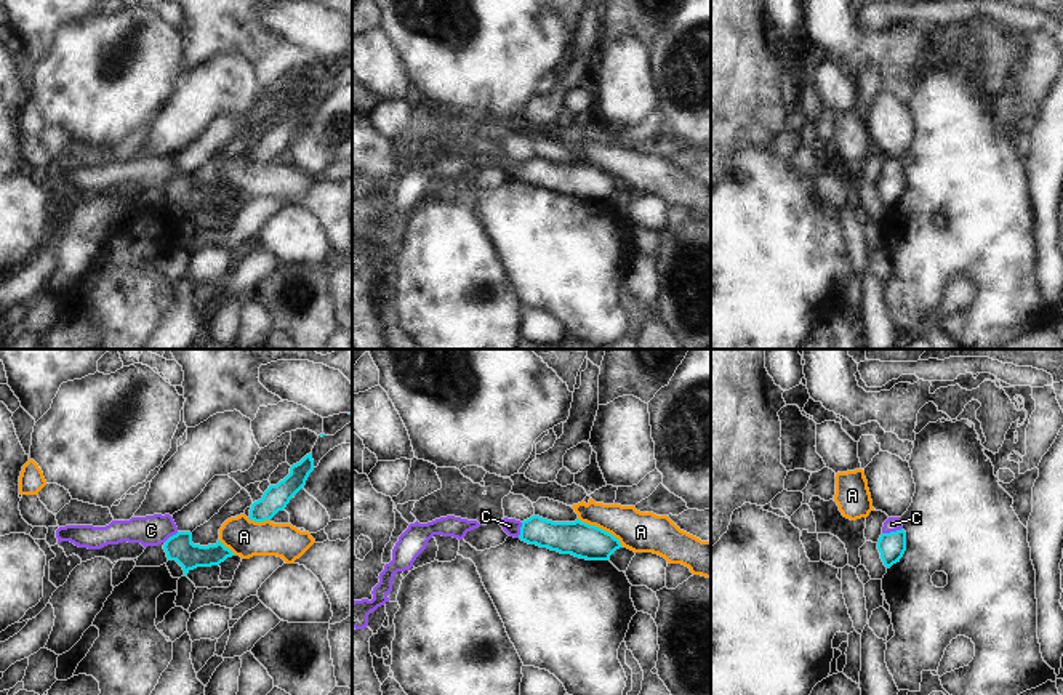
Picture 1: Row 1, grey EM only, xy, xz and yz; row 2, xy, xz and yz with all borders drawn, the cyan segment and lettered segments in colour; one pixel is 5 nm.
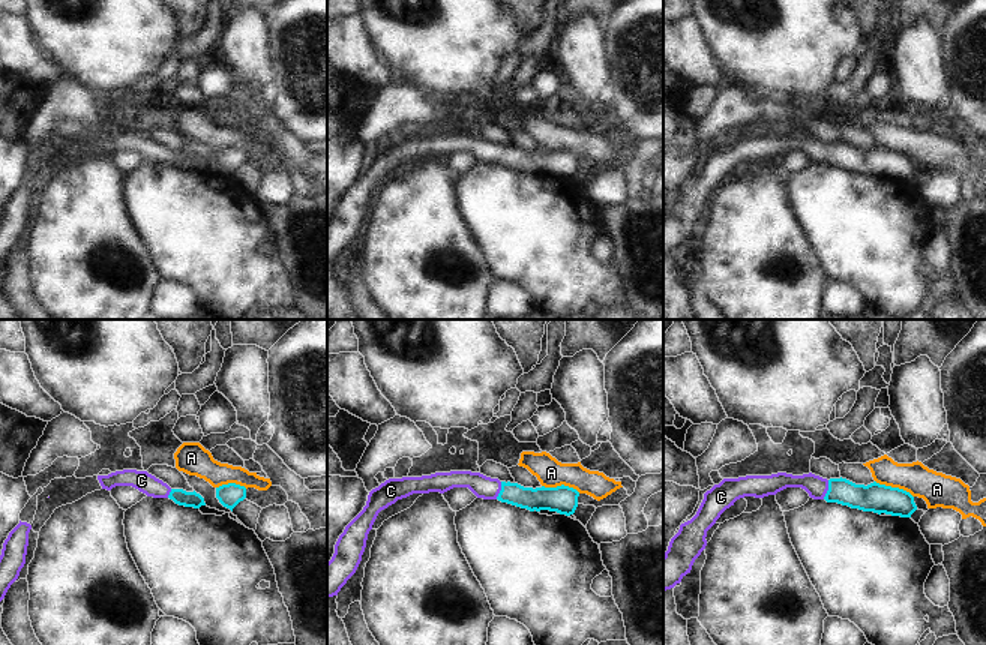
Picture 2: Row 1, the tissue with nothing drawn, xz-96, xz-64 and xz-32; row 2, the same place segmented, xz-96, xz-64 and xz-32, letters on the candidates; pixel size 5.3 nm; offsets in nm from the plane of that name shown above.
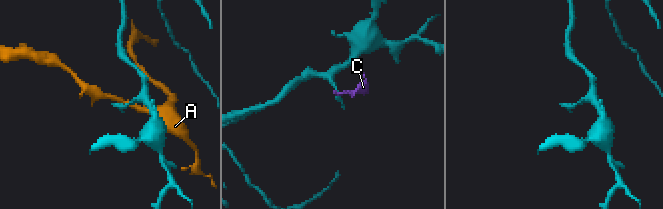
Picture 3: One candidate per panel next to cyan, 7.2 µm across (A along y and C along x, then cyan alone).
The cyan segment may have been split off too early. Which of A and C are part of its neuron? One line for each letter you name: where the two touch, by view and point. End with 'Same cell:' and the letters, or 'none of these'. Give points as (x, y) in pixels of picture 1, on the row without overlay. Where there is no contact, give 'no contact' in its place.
C: yz (892, 173)
Same cell: C

